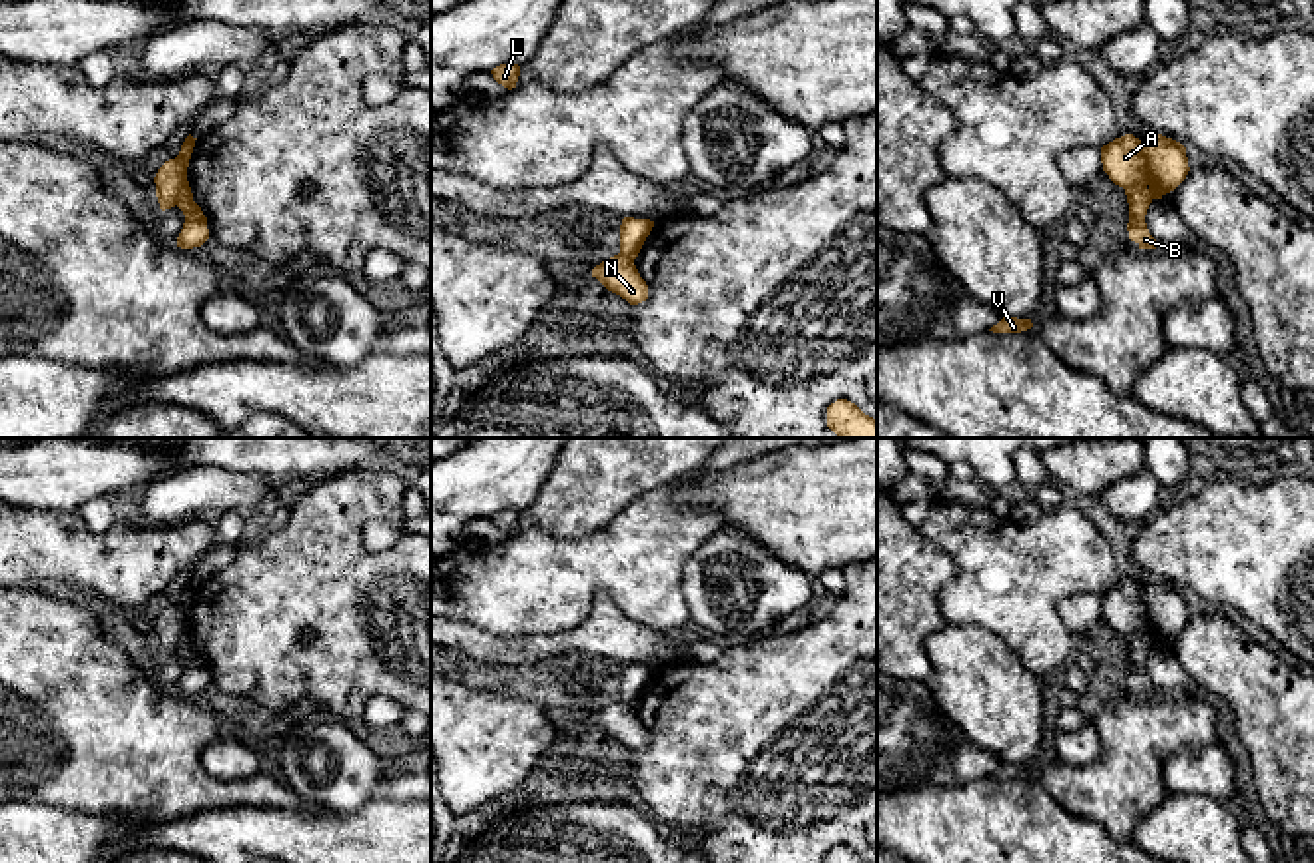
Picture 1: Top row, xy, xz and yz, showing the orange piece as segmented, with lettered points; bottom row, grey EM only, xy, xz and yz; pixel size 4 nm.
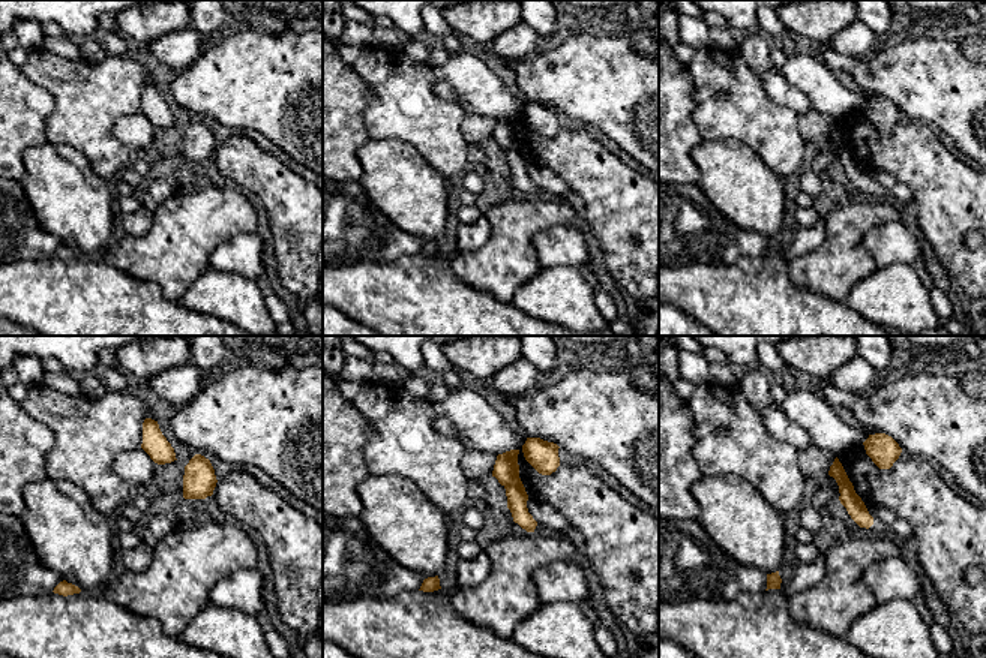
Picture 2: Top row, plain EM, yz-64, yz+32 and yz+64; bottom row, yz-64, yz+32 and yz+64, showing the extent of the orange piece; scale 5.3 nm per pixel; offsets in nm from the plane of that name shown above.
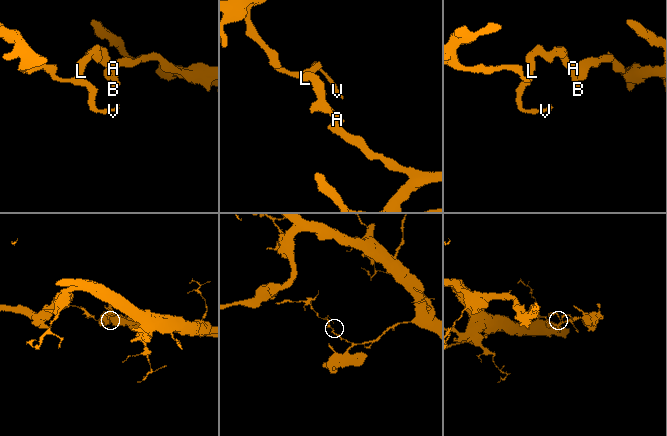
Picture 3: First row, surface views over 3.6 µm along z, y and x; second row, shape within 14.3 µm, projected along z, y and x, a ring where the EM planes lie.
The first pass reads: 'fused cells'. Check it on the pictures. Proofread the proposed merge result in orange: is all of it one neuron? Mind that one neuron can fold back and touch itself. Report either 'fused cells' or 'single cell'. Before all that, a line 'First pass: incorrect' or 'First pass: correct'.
First pass: correct
fused cells

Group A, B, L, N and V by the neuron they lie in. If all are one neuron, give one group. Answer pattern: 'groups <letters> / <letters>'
groups A B L V / N

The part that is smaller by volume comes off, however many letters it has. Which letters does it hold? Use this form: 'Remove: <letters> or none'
Remove: A, B, L, V

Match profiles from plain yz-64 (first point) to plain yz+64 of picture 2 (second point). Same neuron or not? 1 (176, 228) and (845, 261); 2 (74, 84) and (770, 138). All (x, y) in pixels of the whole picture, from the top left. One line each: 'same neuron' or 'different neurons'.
1: same neuron
2: same neuron

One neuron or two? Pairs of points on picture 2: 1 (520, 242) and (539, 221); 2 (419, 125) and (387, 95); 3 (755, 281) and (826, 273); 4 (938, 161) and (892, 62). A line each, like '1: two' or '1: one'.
1: one
2: one
3: two
4: two

